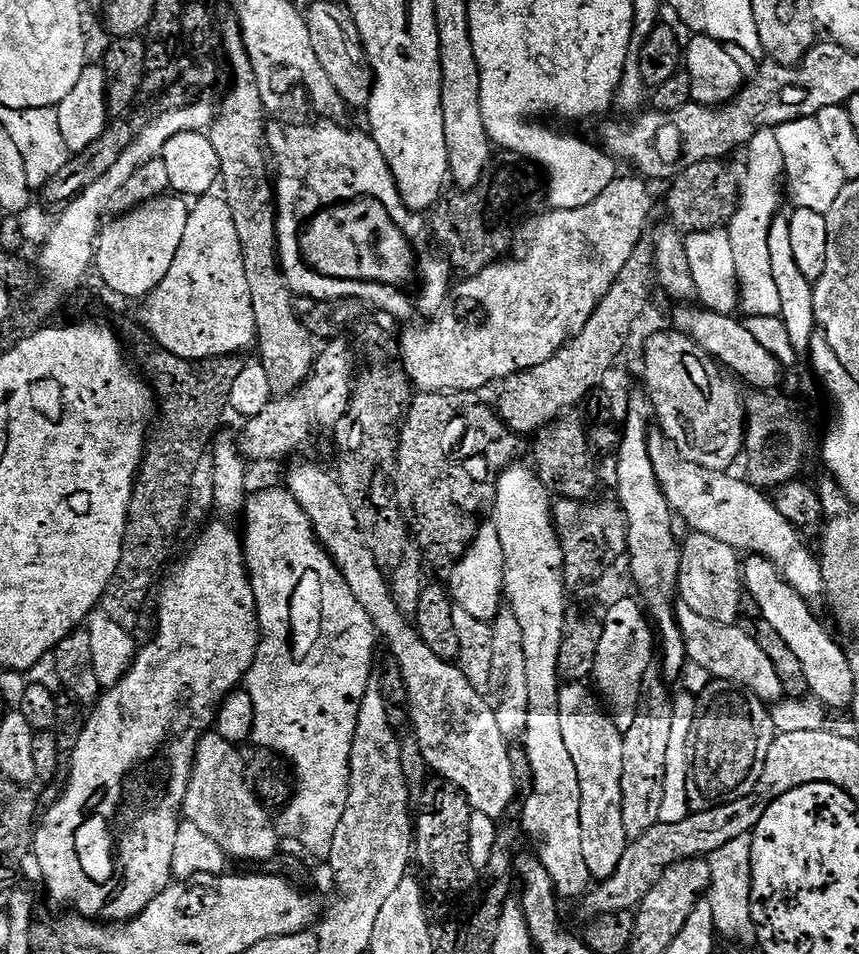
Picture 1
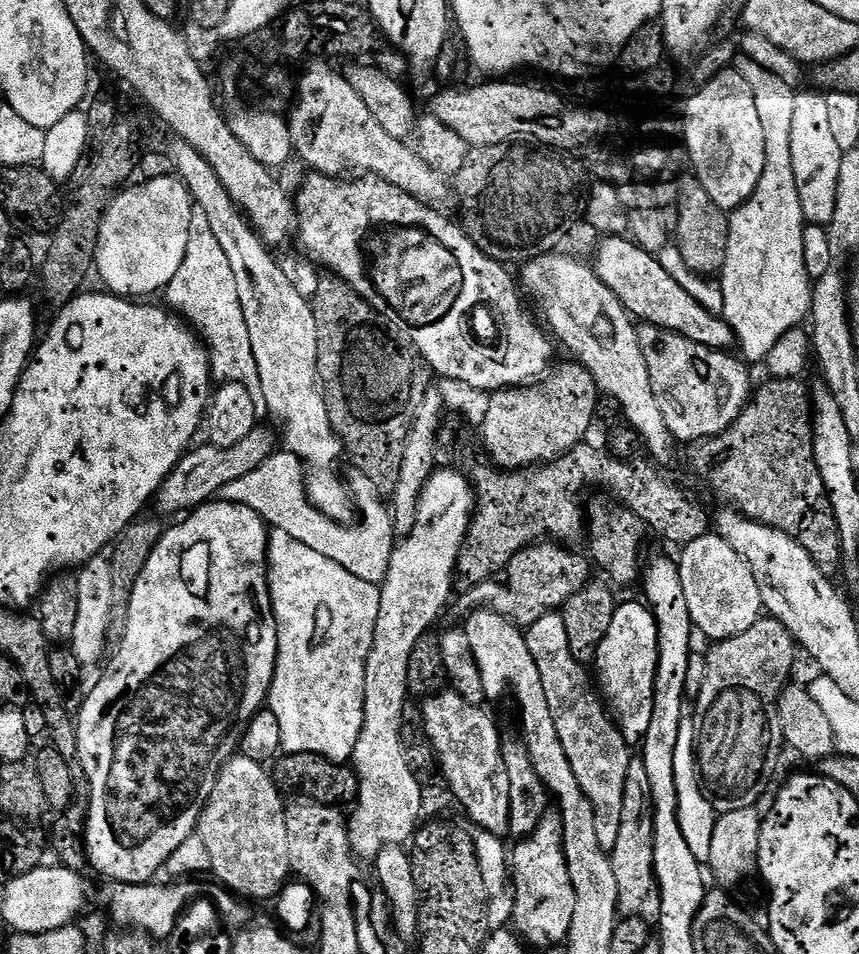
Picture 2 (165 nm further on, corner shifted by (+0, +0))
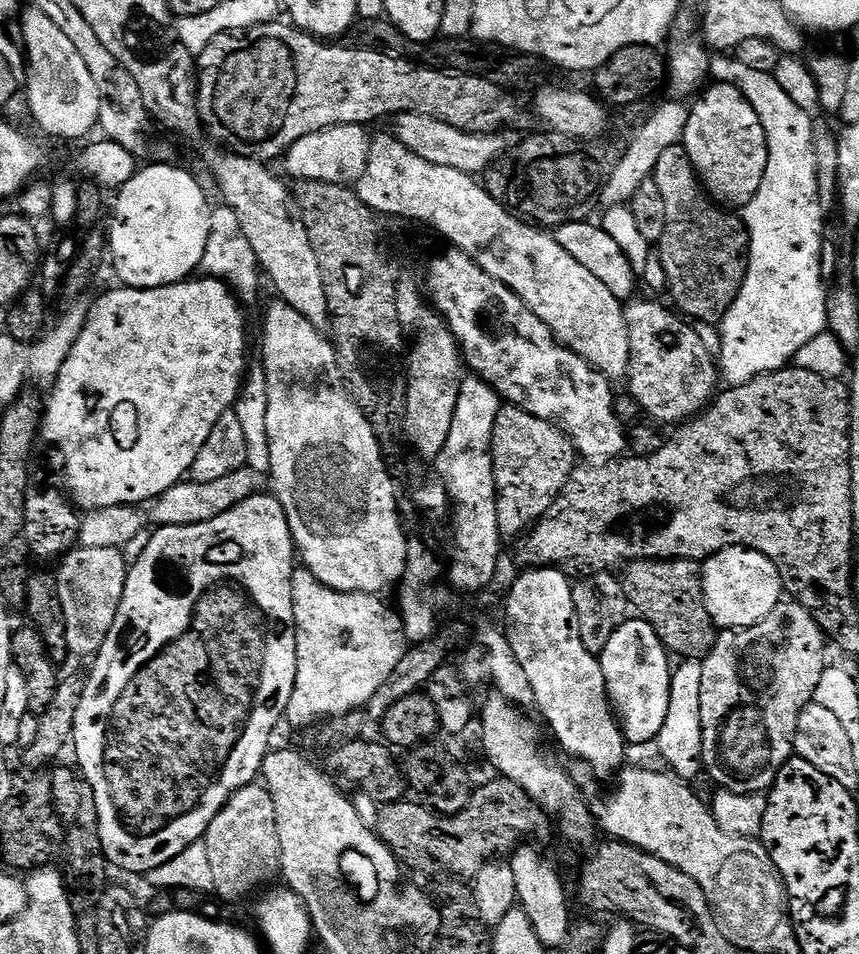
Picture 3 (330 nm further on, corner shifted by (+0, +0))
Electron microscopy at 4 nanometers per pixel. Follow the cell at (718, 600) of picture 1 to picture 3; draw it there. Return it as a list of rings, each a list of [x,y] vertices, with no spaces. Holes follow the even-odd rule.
[[[727,548],[702,564],[702,590],[706,610],[720,630],[749,628],[782,603],[786,582],[770,558],[752,548]]]

